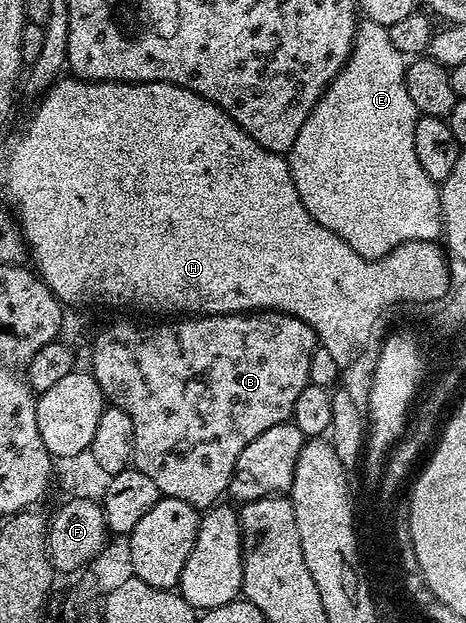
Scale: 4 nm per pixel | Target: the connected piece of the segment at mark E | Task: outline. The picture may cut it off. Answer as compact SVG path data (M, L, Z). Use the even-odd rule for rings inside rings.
M363 18L355 27L355 47L347 62L343 65L343 71L327 85L327 91L319 98L319 103L313 108L311 115L301 124L301 132L297 132L297 140L293 140L293 148L289 151L291 175L293 184L297 188L297 196L301 196L301 204L329 232L341 236L353 252L357 252L362 258L384 258L394 246L402 242L434 242L443 234L443 213L439 203L440 187L429 176L425 176L425 168L421 168L421 160L417 160L417 148L413 148L413 132L420 120L419 109L409 97L405 76L407 75L408 59L397 48L393 48L393 42L389 40L389 32L386 26L374 23L373 20Z

